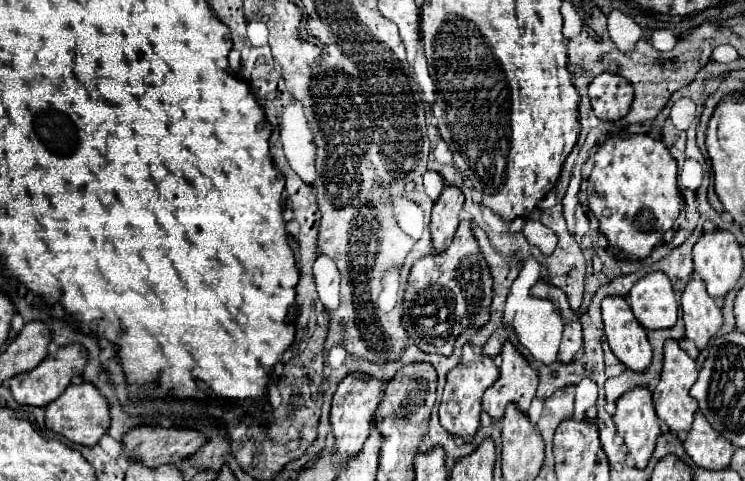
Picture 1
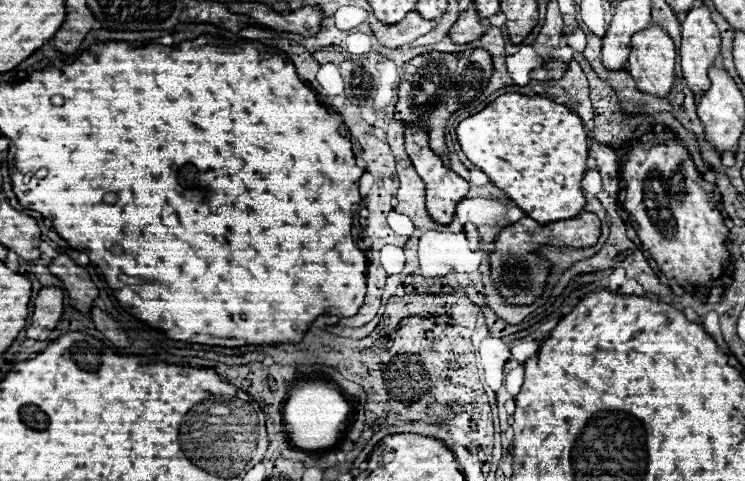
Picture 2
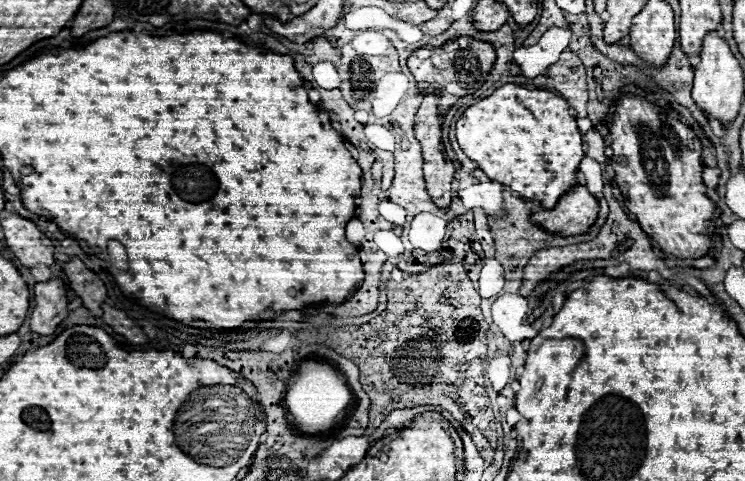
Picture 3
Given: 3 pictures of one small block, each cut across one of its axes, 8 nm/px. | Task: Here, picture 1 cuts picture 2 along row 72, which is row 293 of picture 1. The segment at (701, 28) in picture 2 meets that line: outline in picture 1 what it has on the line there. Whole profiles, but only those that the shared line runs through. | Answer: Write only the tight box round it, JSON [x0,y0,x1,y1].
[682,278,722,350]

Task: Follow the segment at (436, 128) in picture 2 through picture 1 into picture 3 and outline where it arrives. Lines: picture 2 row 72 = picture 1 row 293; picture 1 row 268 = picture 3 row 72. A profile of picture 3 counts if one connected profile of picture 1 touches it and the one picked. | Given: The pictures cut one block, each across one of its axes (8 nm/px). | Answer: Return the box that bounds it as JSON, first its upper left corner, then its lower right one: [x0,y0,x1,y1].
[408,36,496,116]

